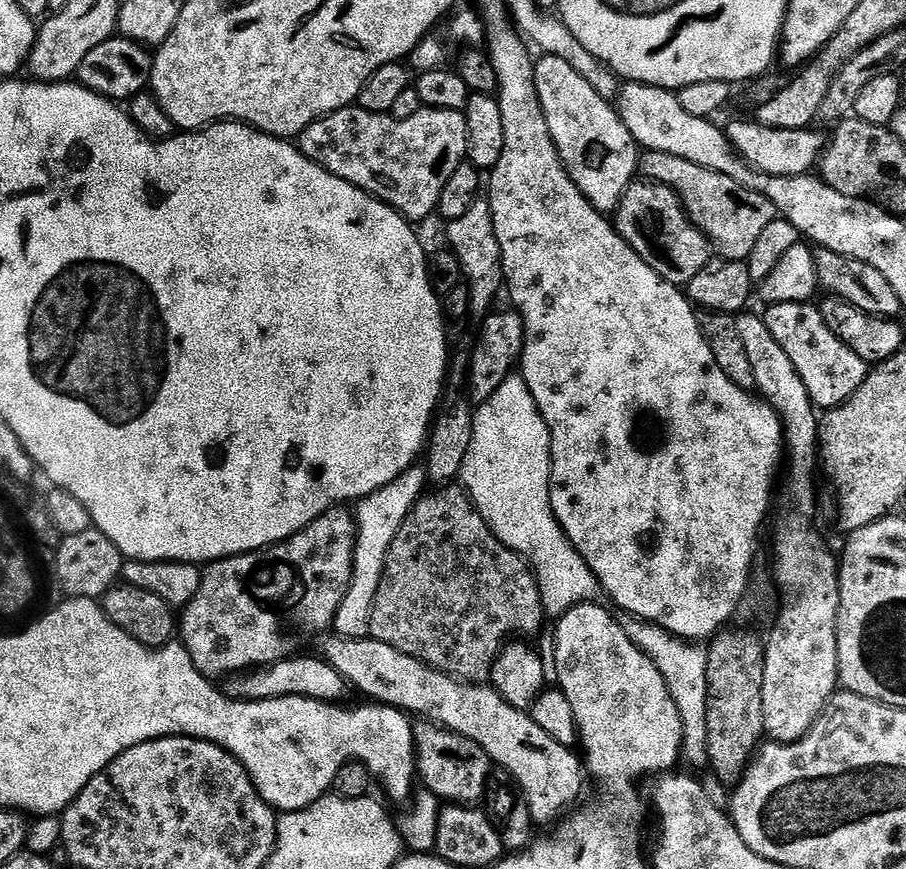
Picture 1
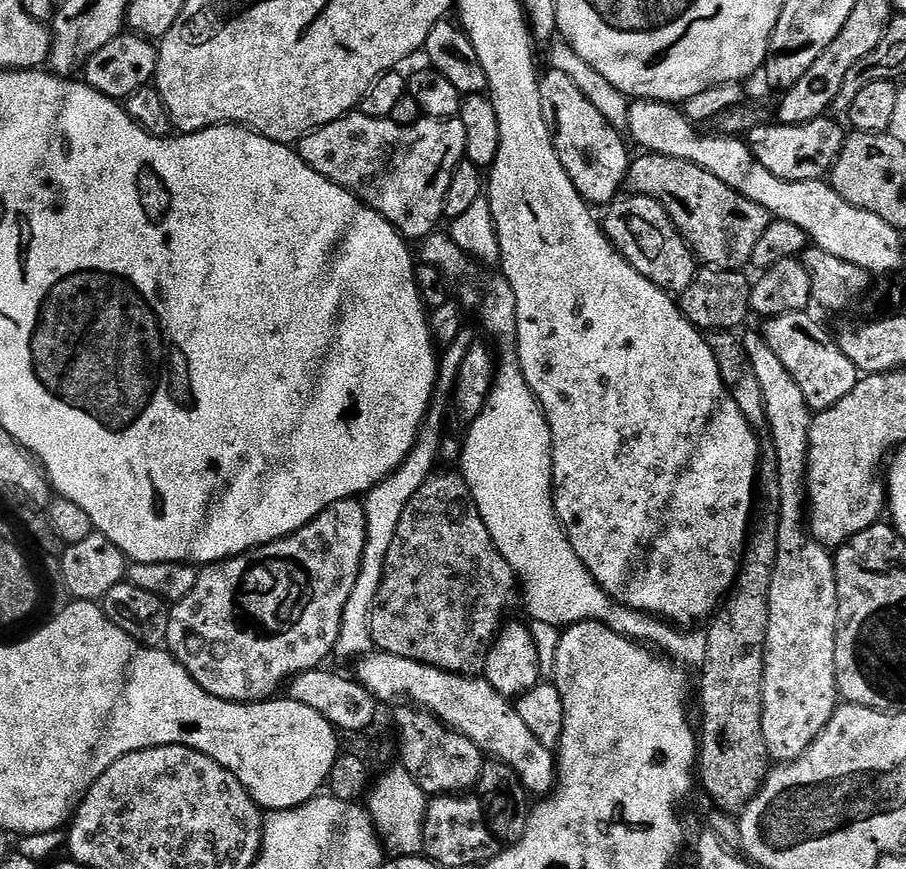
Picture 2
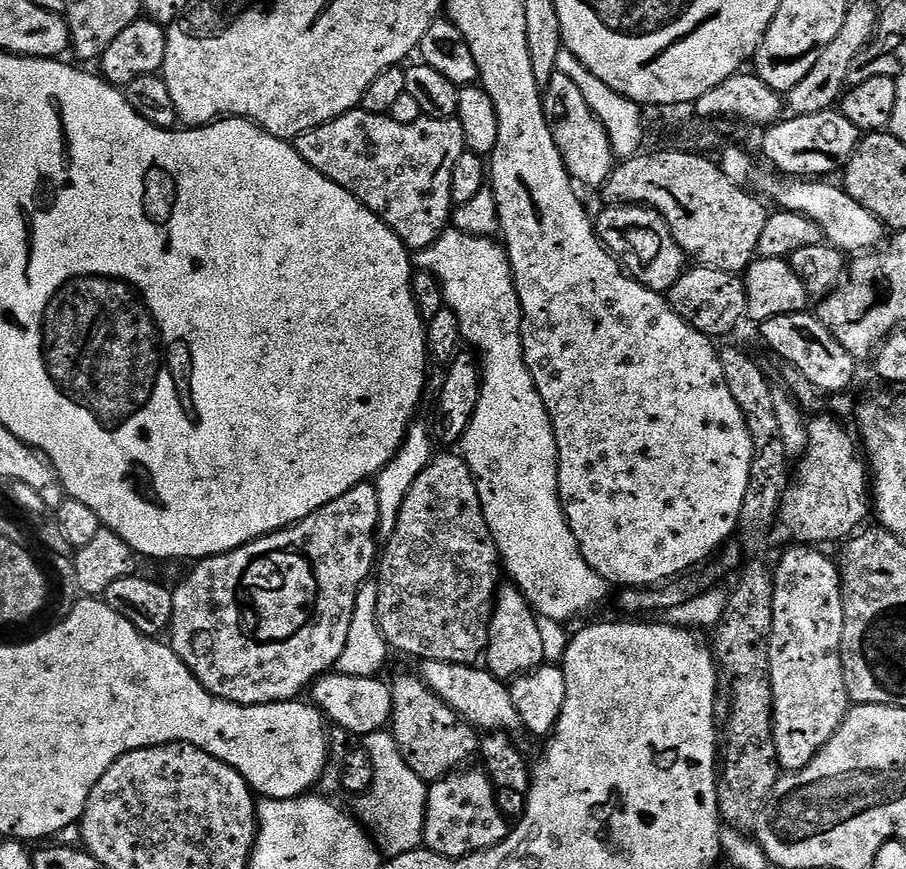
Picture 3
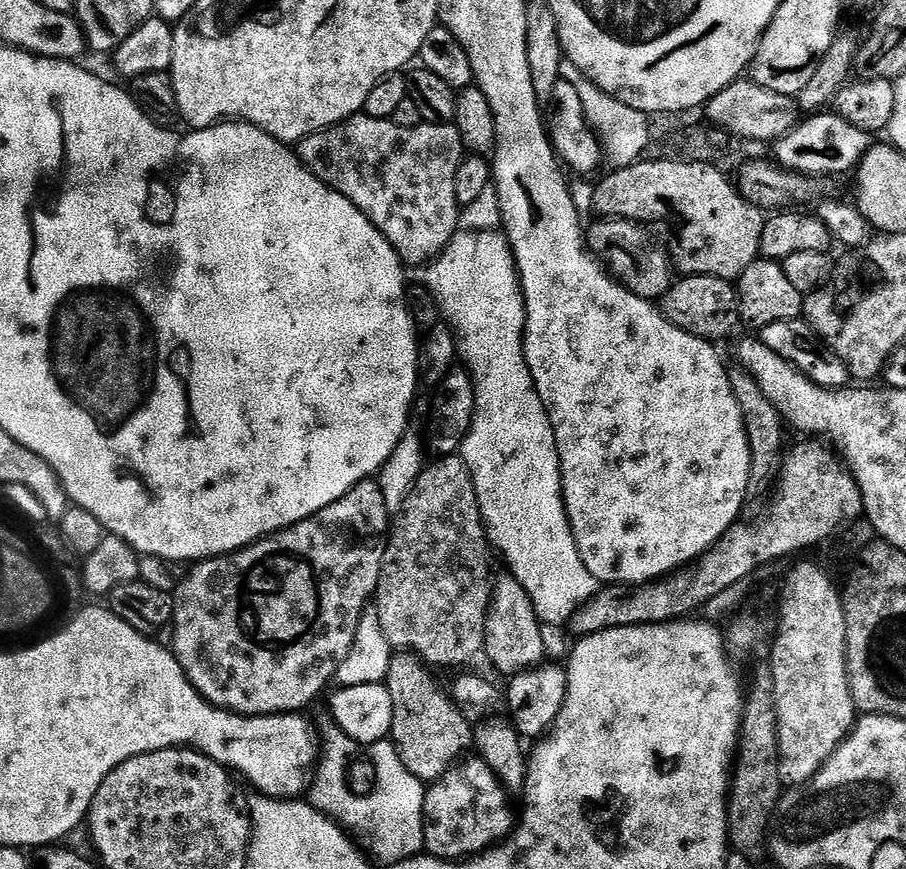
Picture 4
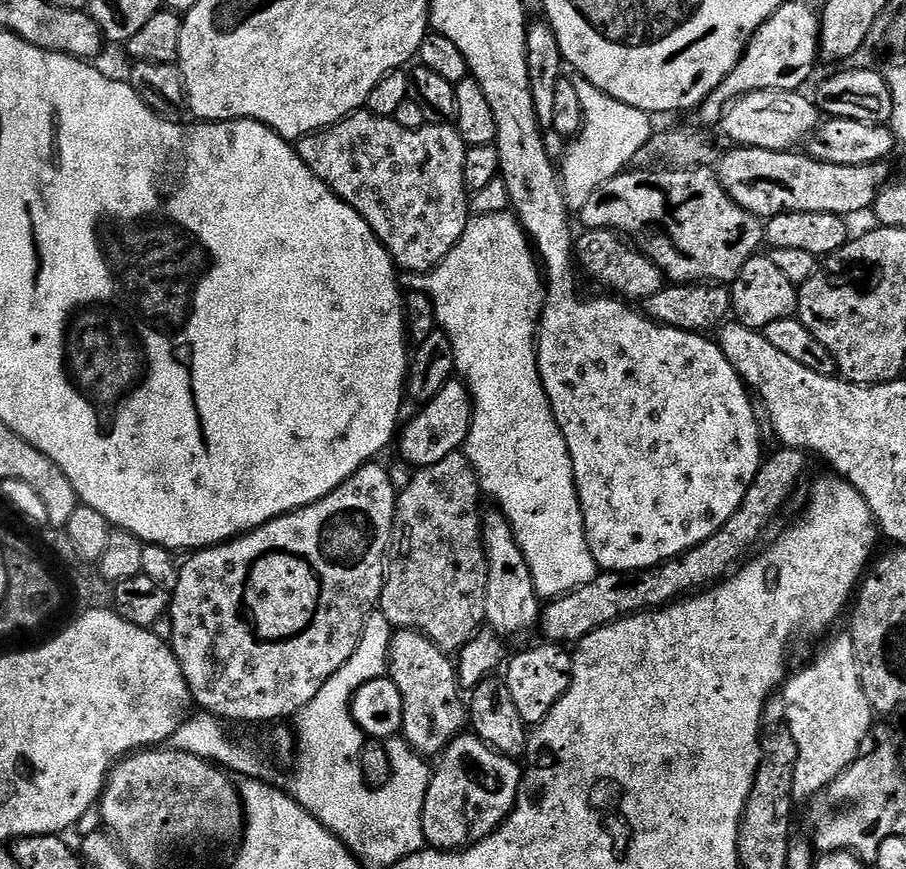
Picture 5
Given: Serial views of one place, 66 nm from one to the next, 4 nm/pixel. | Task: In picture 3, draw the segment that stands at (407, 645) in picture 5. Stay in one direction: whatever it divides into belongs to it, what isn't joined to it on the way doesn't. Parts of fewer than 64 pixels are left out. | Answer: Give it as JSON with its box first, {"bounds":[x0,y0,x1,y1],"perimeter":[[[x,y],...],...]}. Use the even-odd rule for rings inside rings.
{"bounds":[390,672,481,782],"perimeter":[[[404,672],[396,681],[391,681],[392,718],[390,736],[398,742],[406,766],[414,770],[425,782],[441,780],[450,776],[477,755],[481,737],[477,729],[463,720],[431,686],[425,684],[419,675]]]}

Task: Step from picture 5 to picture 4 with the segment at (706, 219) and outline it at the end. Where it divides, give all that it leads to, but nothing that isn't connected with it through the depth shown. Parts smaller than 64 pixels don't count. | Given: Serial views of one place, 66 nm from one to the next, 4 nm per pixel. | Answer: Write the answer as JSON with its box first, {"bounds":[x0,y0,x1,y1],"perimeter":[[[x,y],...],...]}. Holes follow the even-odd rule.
{"bounds":[592,160,765,281],"perimeter":[[[646,160],[631,164],[628,168],[609,171],[609,176],[596,188],[592,204],[604,218],[619,218],[633,222],[664,220],[672,208],[684,208],[684,229],[676,236],[676,245],[670,248],[670,256],[684,276],[717,276],[723,280],[739,281],[746,266],[760,256],[765,213],[753,208],[741,194],[739,187],[720,173],[719,167],[711,164],[687,164],[685,160]]]}

